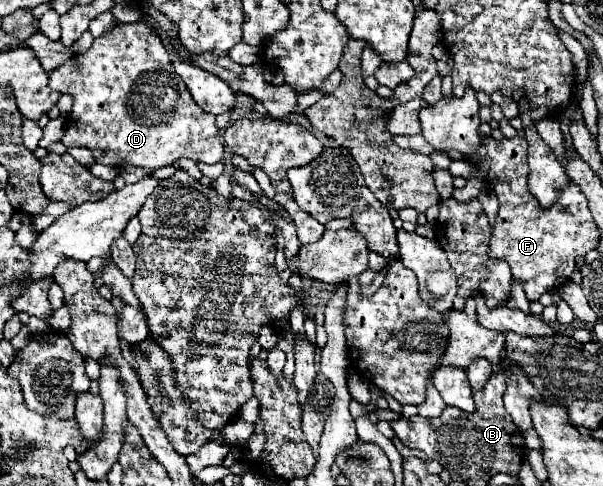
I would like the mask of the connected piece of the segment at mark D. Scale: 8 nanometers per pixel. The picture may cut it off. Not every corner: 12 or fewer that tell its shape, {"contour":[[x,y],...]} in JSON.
{"contour":[[117,23],[51,71],[61,143],[101,165],[219,163],[147,23]]}

